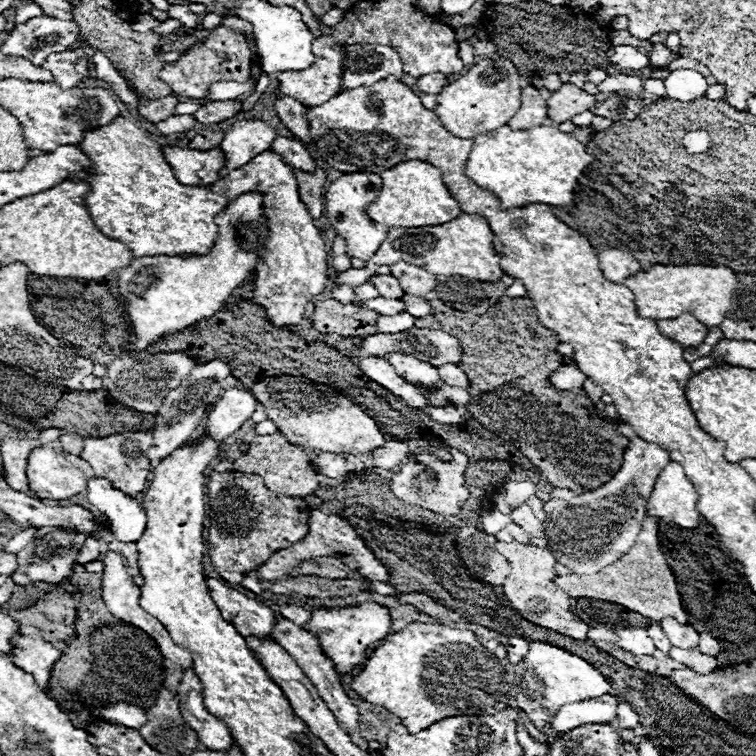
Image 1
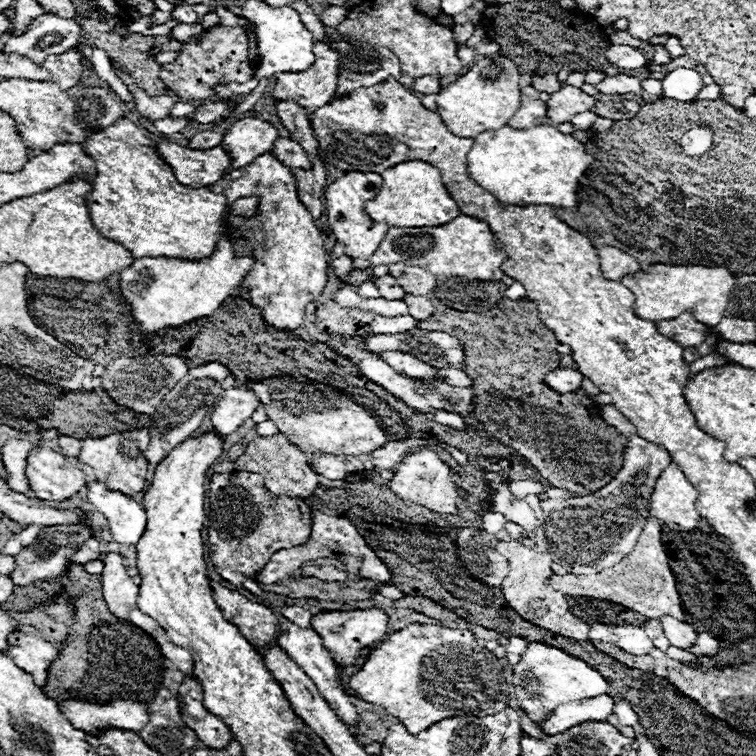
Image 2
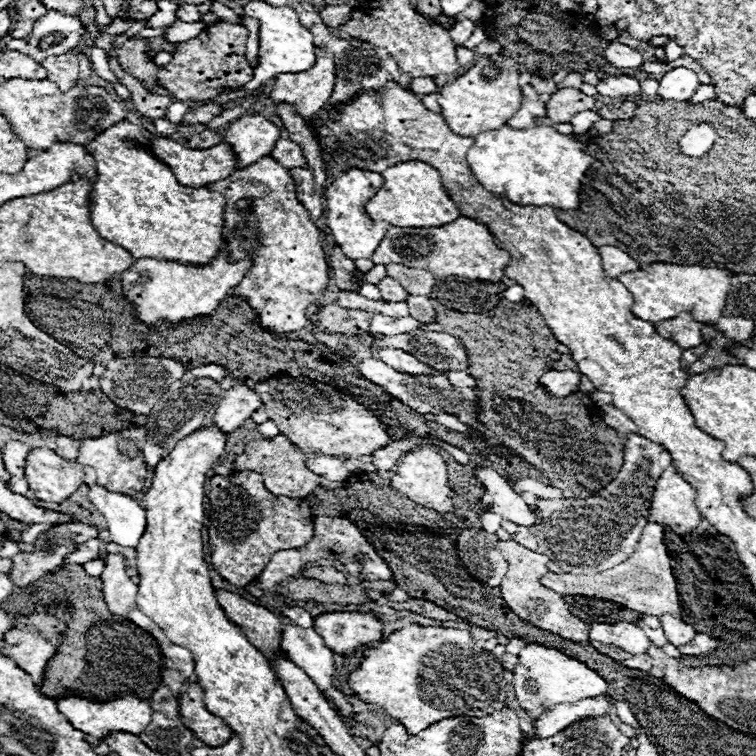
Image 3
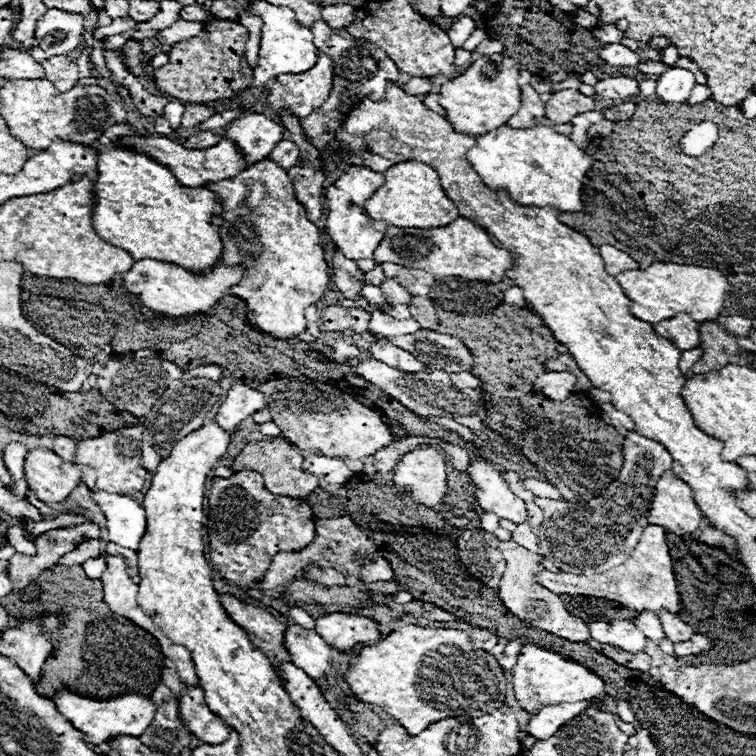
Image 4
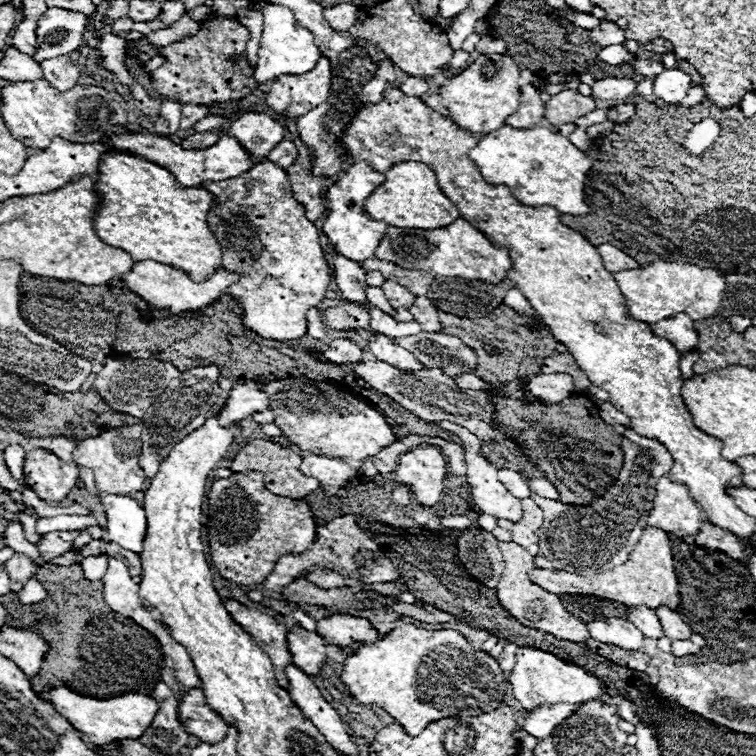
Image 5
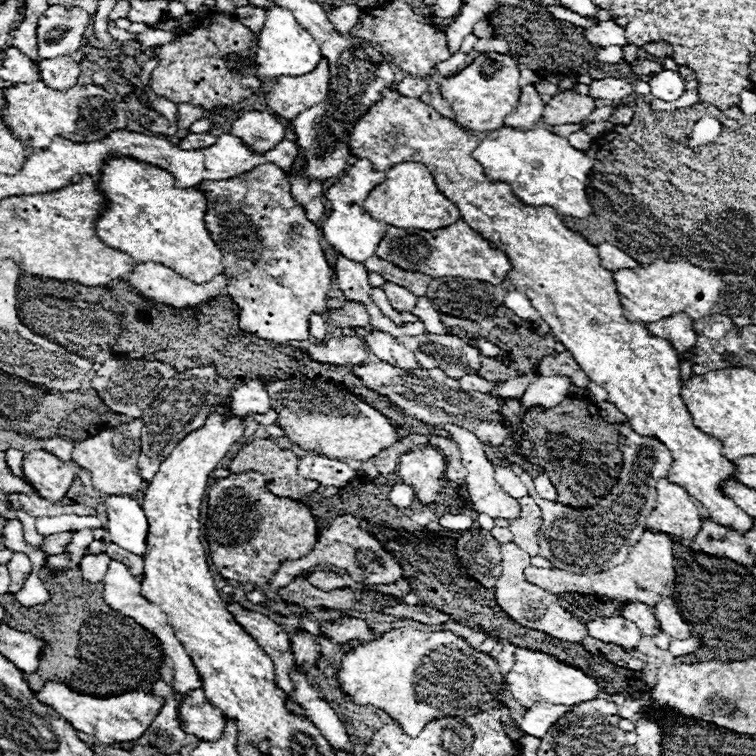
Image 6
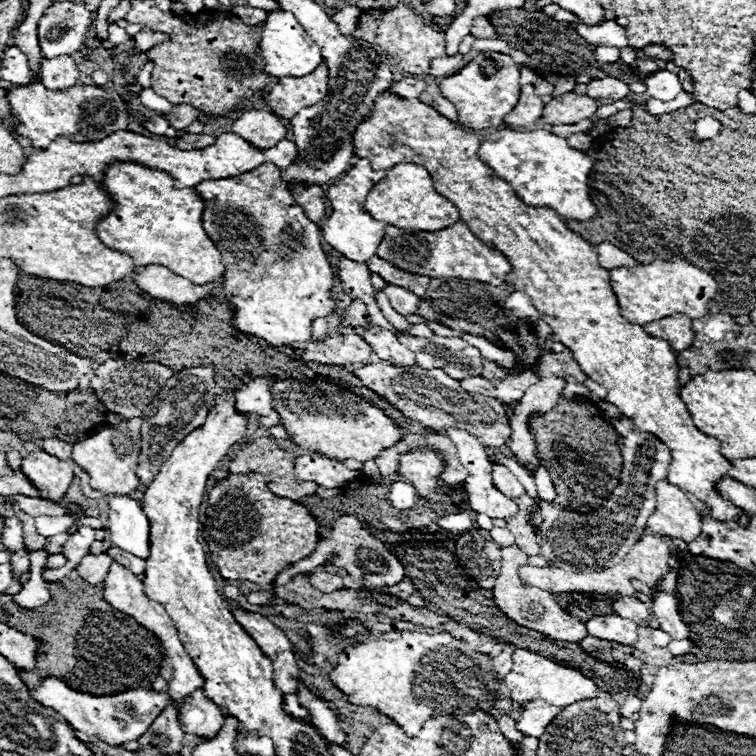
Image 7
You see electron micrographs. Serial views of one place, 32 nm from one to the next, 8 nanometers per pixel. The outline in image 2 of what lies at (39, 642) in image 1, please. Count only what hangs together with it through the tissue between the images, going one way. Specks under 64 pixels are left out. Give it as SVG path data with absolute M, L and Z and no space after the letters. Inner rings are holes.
M14 630L8 634L8 648L4 654L10 656L14 664L18 664L18 668L32 674L34 684L42 688L46 684L48 666L58 656L58 648L36 634Z

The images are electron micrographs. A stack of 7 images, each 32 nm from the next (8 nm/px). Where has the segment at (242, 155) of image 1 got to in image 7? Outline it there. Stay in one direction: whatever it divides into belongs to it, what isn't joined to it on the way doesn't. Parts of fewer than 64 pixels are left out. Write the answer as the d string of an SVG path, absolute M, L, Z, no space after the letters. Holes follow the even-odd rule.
M248 110L234 124L232 132L250 140L256 148L272 148L278 140L286 138L286 126L282 120L266 110Z

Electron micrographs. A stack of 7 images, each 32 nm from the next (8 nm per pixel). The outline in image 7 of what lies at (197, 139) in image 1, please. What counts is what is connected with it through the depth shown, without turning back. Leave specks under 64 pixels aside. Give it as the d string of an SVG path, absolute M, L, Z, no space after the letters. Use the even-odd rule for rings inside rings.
M184 134L176 138L176 148L190 150L190 148L206 148L206 144L214 144L214 138L208 134Z

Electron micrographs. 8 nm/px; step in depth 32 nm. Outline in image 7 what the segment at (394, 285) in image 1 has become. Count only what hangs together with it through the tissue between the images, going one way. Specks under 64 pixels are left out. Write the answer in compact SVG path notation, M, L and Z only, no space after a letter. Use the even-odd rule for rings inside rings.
M388 284L388 286L384 288L384 292L386 292L392 308L394 308L398 314L402 314L402 316L416 314L418 304L420 304L420 298L418 298L418 296L414 296L412 292L406 292L404 288L392 286L392 284Z

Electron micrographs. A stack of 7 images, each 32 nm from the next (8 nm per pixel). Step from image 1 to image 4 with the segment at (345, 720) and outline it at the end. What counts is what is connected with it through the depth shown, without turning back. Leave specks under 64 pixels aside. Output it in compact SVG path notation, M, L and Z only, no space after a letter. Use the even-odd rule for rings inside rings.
M298 624L286 630L286 650L292 656L292 662L302 668L312 680L324 684L326 674L330 672L330 648L314 632L300 628Z

